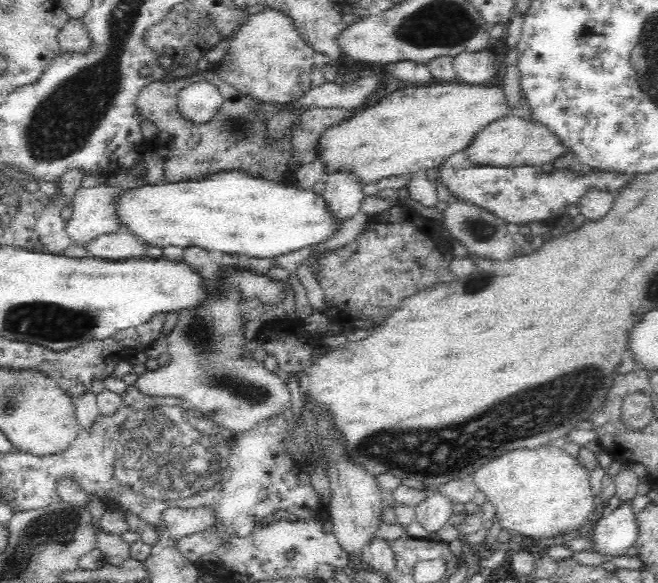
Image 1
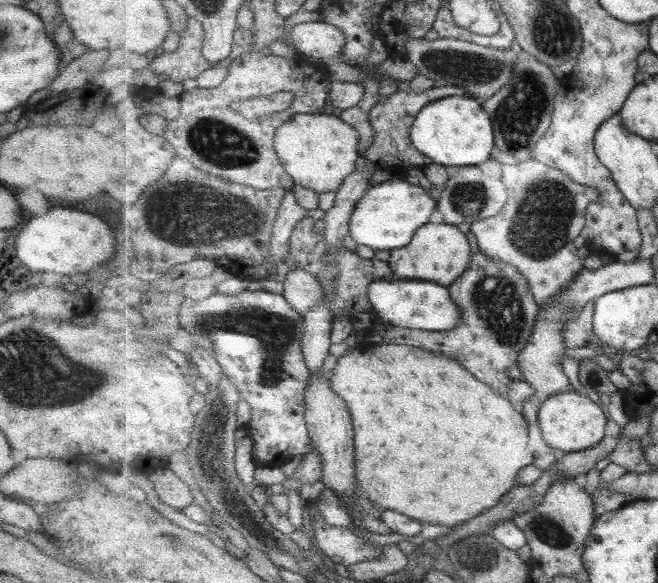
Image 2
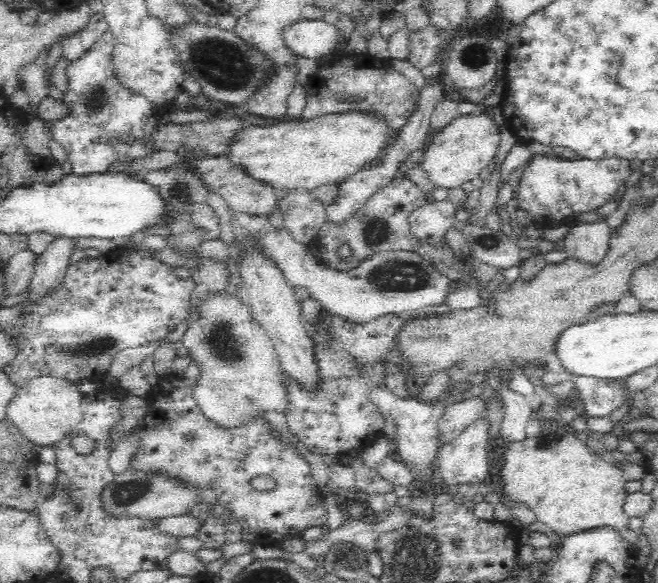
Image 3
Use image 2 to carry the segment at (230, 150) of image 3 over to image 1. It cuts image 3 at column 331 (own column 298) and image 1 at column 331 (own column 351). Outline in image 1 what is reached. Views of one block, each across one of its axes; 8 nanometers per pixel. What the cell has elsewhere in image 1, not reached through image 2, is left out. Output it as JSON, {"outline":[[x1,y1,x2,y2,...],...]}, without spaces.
{"outline":[[442,83,433,86,416,87,413,85,391,92,371,107,356,109,350,117,338,124,322,130,315,141,315,162,322,163,324,176,344,174,354,175,362,186,375,183,389,176,408,175,436,168,457,152,464,151,474,134,491,121,512,113,503,89,500,87]]}

